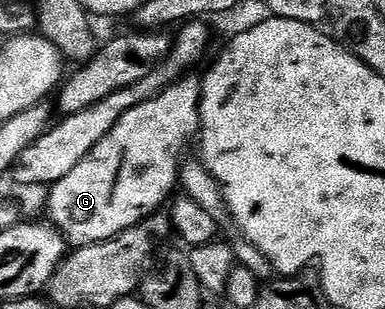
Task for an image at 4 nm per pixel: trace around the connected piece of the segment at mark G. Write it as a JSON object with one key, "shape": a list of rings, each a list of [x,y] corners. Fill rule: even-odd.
{"shape":[[[192,73],[186,75],[184,79],[178,79],[173,85],[169,85],[169,89],[165,89],[157,97],[153,97],[149,101],[145,101],[141,105],[137,105],[133,109],[129,109],[129,113],[125,113],[125,117],[121,117],[121,121],[117,121],[117,125],[113,125],[113,129],[109,129],[109,133],[105,133],[105,137],[101,137],[101,141],[97,141],[97,145],[93,145],[93,149],[81,161],[81,165],[76,165],[72,171],[65,177],[61,177],[61,181],[51,184],[47,195],[47,215],[51,226],[56,227],[62,233],[64,239],[72,248],[84,247],[85,245],[93,245],[101,241],[109,241],[109,237],[117,237],[117,233],[125,233],[125,229],[136,227],[138,223],[142,223],[145,219],[150,219],[152,215],[160,210],[159,207],[163,202],[166,204],[172,198],[171,190],[177,187],[179,183],[180,166],[184,162],[185,155],[183,150],[191,143],[191,138],[200,134],[199,125],[199,106],[203,100],[203,81],[198,74]]]}

